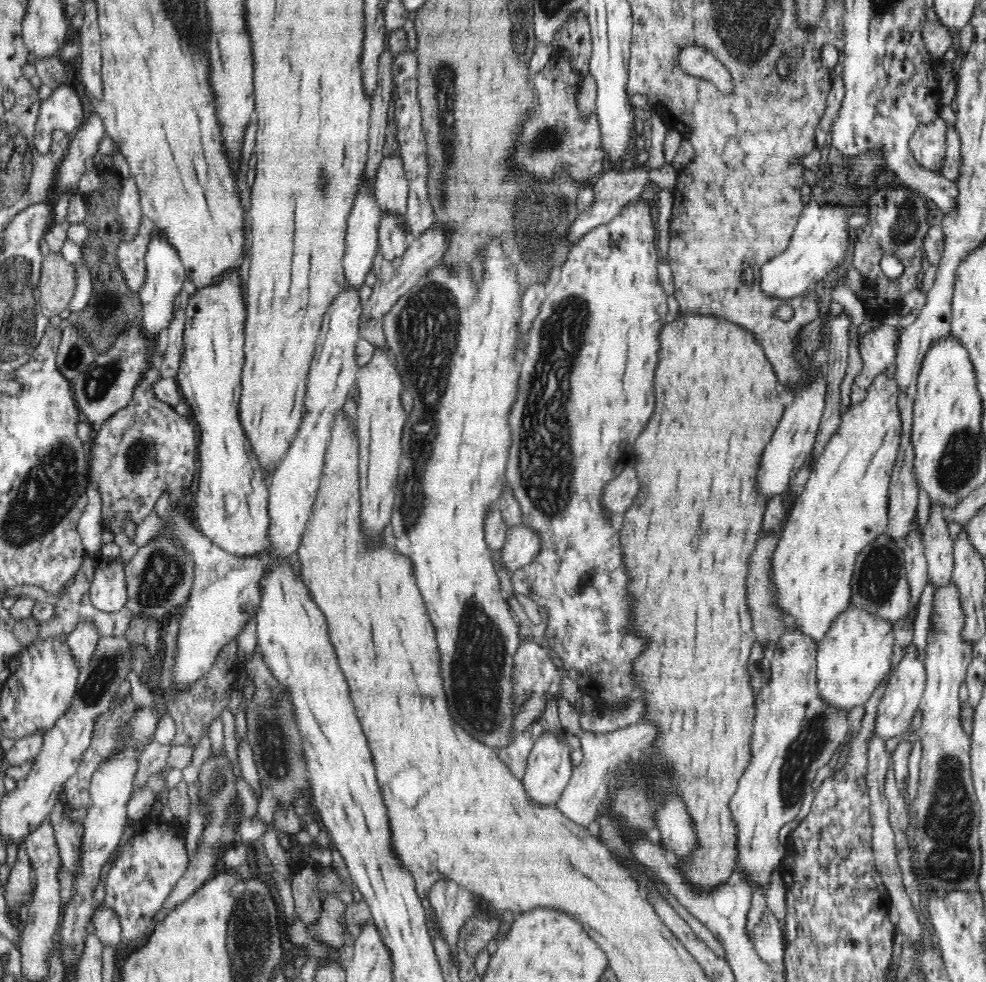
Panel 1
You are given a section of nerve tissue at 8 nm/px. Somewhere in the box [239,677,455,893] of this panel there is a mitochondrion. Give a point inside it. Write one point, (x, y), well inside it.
(273, 741)

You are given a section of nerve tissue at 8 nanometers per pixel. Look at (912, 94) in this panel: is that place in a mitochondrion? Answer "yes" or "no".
no

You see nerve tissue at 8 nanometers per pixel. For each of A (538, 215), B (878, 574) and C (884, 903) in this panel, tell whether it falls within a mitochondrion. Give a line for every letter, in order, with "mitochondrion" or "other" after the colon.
A: mitochondrion
B: mitochondrion
C: other

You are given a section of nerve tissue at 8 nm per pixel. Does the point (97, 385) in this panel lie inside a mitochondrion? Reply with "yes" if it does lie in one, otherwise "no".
yes

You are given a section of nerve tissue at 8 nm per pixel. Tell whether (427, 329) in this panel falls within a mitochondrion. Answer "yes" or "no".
yes

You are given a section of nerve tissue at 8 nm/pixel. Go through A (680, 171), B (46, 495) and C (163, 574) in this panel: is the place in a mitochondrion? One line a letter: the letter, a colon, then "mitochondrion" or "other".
A: other
B: mitochondrion
C: mitochondrion

